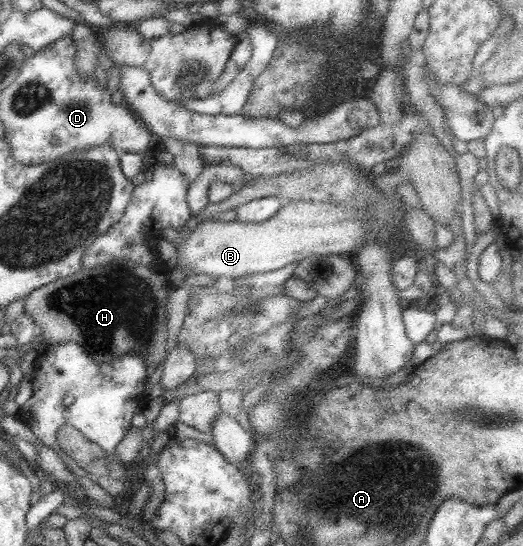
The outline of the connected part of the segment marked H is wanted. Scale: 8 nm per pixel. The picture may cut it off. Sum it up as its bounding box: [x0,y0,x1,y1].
[22,259,167,376]

